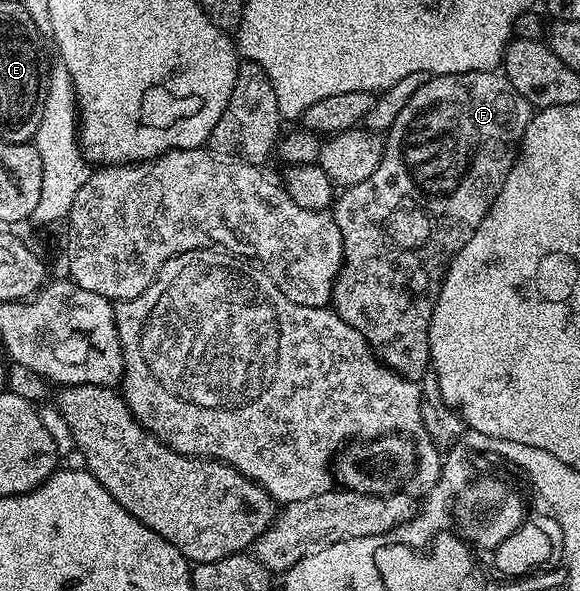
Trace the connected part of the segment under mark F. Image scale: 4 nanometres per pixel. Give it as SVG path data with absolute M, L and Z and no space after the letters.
M482 70L468 74L437 74L428 77L427 82L421 84L417 92L413 92L409 104L401 108L397 120L393 120L391 129L386 131L381 164L377 164L373 176L369 176L369 180L361 180L361 184L346 187L333 203L333 217L343 237L343 266L335 281L330 305L335 313L341 316L341 320L345 320L345 324L357 328L357 332L365 336L365 340L371 345L371 353L376 354L383 365L388 366L403 378L419 380L428 373L431 365L429 324L433 316L433 308L437 304L437 296L441 292L443 277L447 275L449 264L457 256L457 252L461 252L461 248L469 244L469 236L473 236L477 224L481 224L481 220L487 215L487 209L499 195L501 184L505 176L509 176L511 165L515 162L525 128L531 123L532 113L533 108L527 103L525 96L521 96L521 92L517 92L517 88L509 84L509 80L502 72Z

